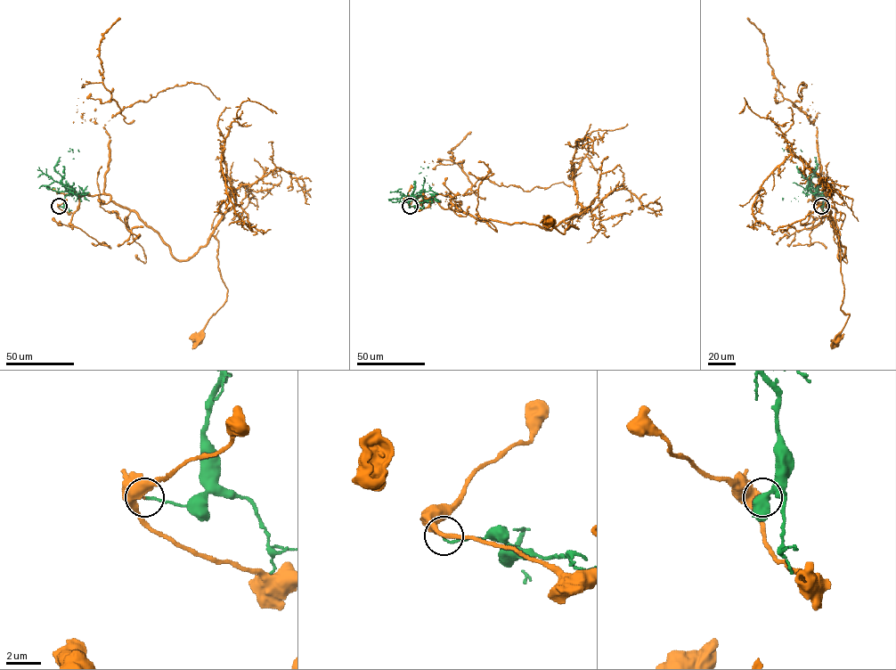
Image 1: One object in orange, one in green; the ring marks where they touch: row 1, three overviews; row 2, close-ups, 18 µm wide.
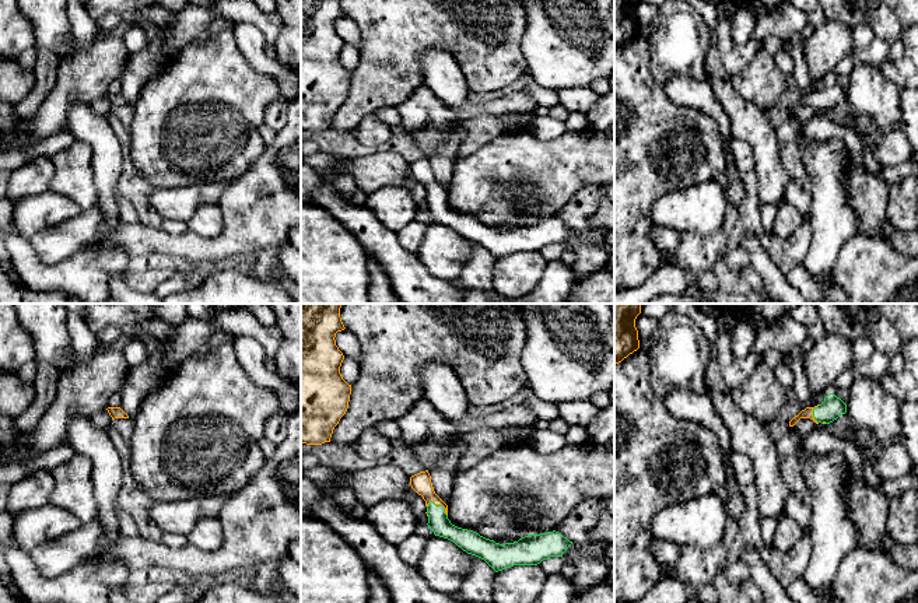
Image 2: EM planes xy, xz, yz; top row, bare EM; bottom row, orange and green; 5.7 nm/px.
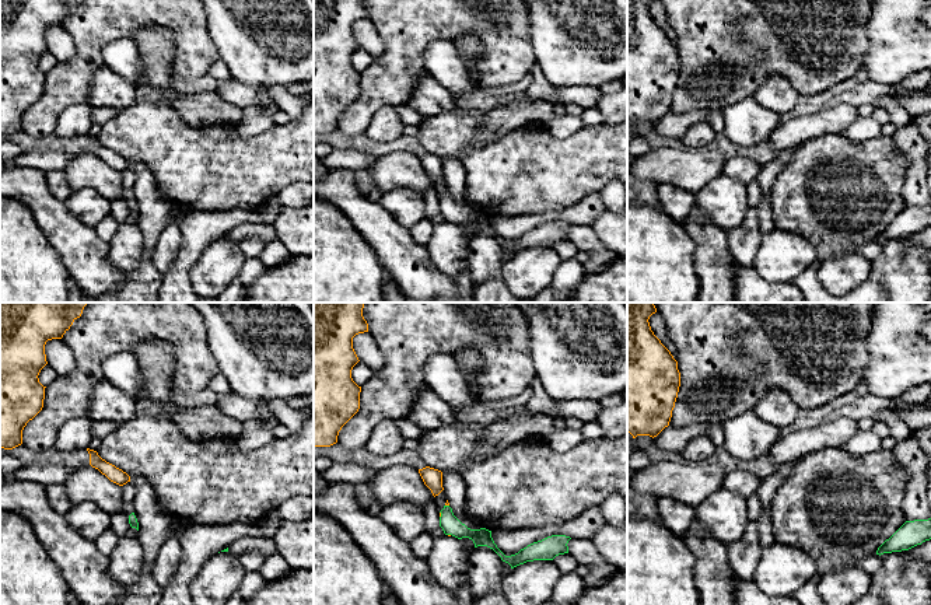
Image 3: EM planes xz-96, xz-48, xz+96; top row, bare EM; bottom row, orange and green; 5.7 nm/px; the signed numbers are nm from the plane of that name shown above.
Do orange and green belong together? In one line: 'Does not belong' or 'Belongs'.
Does not belong

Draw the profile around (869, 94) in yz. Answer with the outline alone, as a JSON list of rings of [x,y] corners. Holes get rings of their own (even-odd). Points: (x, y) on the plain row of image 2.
[[[858,63],[849,74],[847,102],[851,111],[869,116],[882,132],[901,126],[900,88],[886,80],[877,64]]]

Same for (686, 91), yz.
[[[675,76],[666,81],[663,90],[675,104],[687,109],[697,109],[716,122],[725,150],[725,175],[729,178],[729,185],[725,189],[726,200],[739,208],[744,199],[744,186],[742,173],[737,171],[730,154],[730,141],[733,140],[730,122],[714,97],[711,85],[693,77]]]

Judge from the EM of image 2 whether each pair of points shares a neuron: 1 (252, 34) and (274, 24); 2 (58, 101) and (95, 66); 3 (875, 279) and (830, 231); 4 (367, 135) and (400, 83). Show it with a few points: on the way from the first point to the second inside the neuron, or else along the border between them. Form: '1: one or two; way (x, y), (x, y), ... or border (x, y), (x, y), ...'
1: two; border (237, 23), (251, 23), (260, 32), (266, 44)
2: one; way (66, 91), (86, 76)
3: two; border (855, 232), (840, 249), (831, 276)
4: two; border (374, 112), (367, 114), (356, 128)

